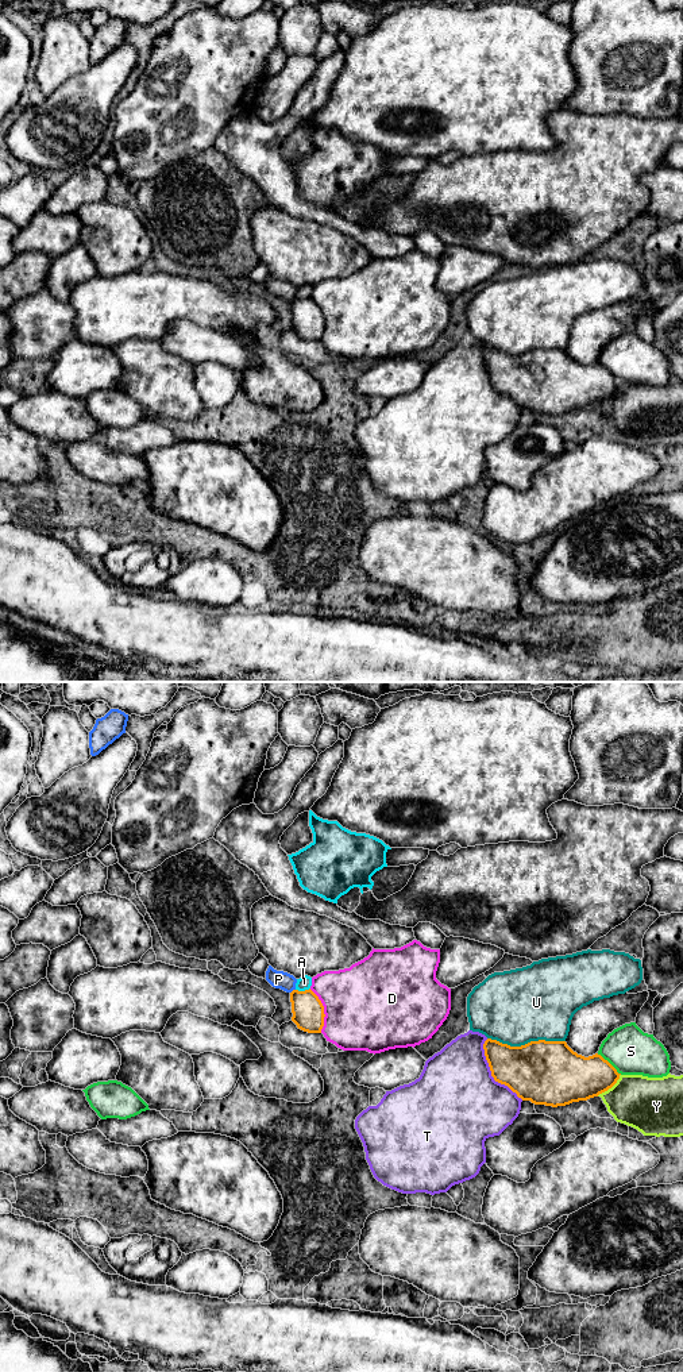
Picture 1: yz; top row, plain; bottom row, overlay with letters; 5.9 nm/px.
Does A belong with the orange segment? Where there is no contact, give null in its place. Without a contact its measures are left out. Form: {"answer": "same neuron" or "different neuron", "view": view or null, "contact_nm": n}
{"answer": "different neuron", "view": "yz", "contact_nm": 90}

